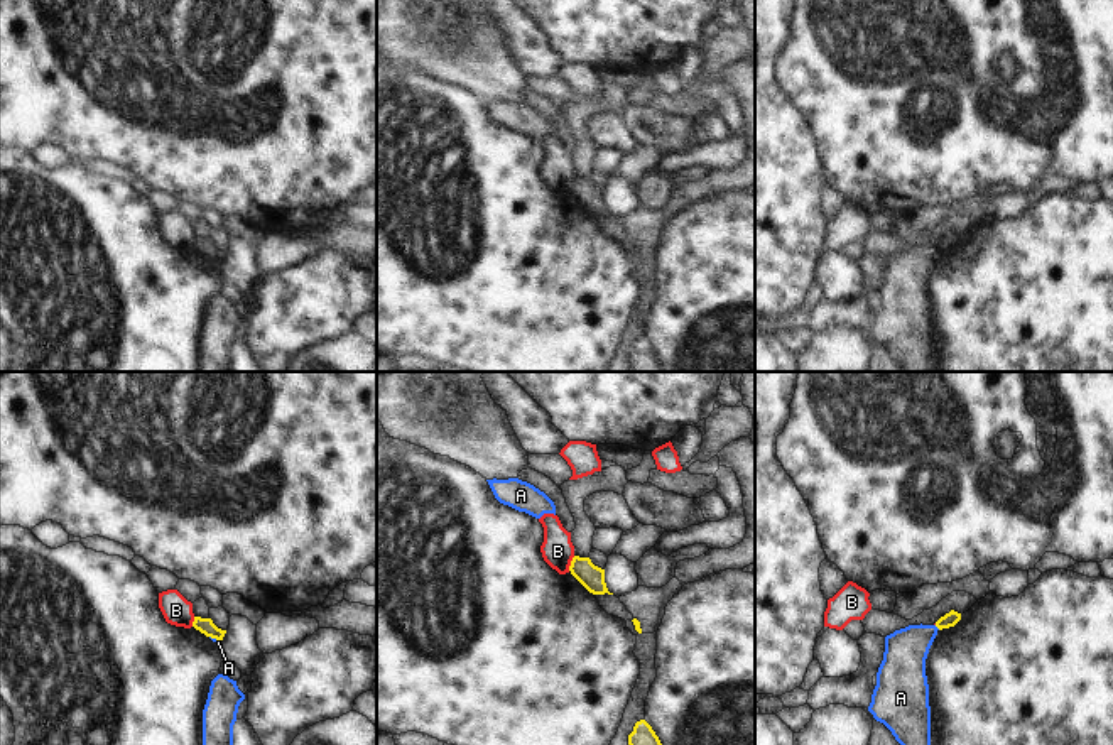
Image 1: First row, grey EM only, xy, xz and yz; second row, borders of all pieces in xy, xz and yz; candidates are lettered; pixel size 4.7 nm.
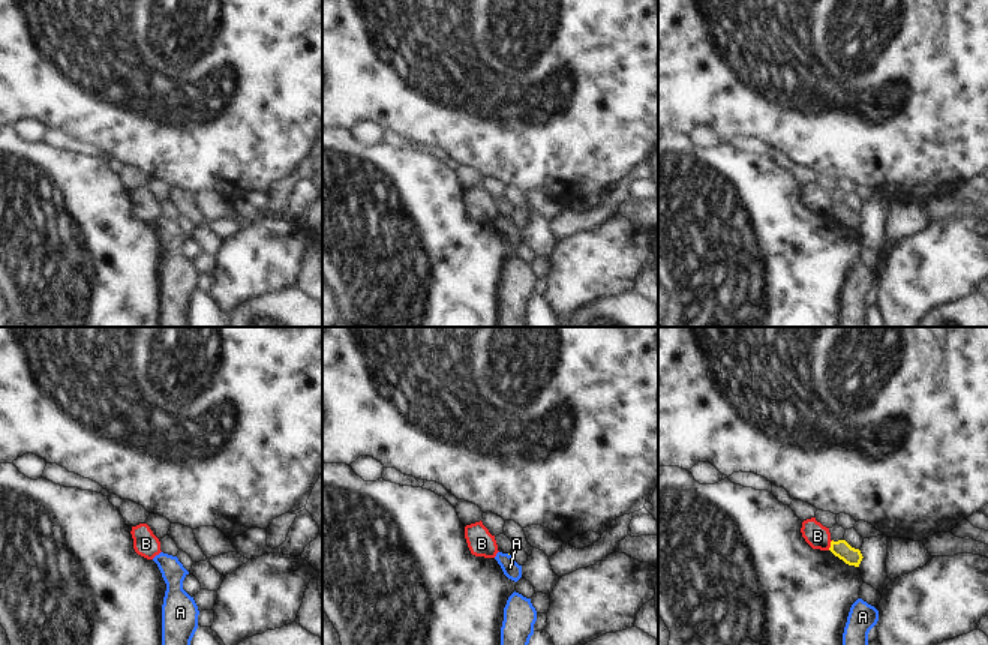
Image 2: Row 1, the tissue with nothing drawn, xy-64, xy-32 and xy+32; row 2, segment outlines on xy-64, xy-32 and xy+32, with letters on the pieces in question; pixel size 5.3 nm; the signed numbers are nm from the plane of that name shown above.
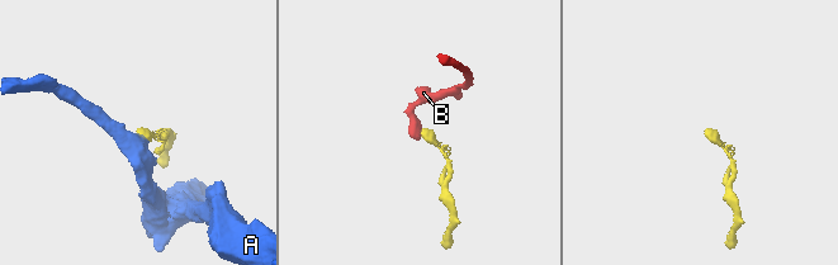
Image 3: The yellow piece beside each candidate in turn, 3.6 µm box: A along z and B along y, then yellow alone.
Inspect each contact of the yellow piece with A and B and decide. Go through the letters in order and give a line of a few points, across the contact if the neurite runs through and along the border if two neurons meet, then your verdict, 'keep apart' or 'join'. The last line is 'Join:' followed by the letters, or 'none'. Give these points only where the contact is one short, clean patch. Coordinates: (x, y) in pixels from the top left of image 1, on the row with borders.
A: line yz (934, 625), (939, 629); keep apart
B: line xz (575, 556), (568, 570); keep apart
Join: none

